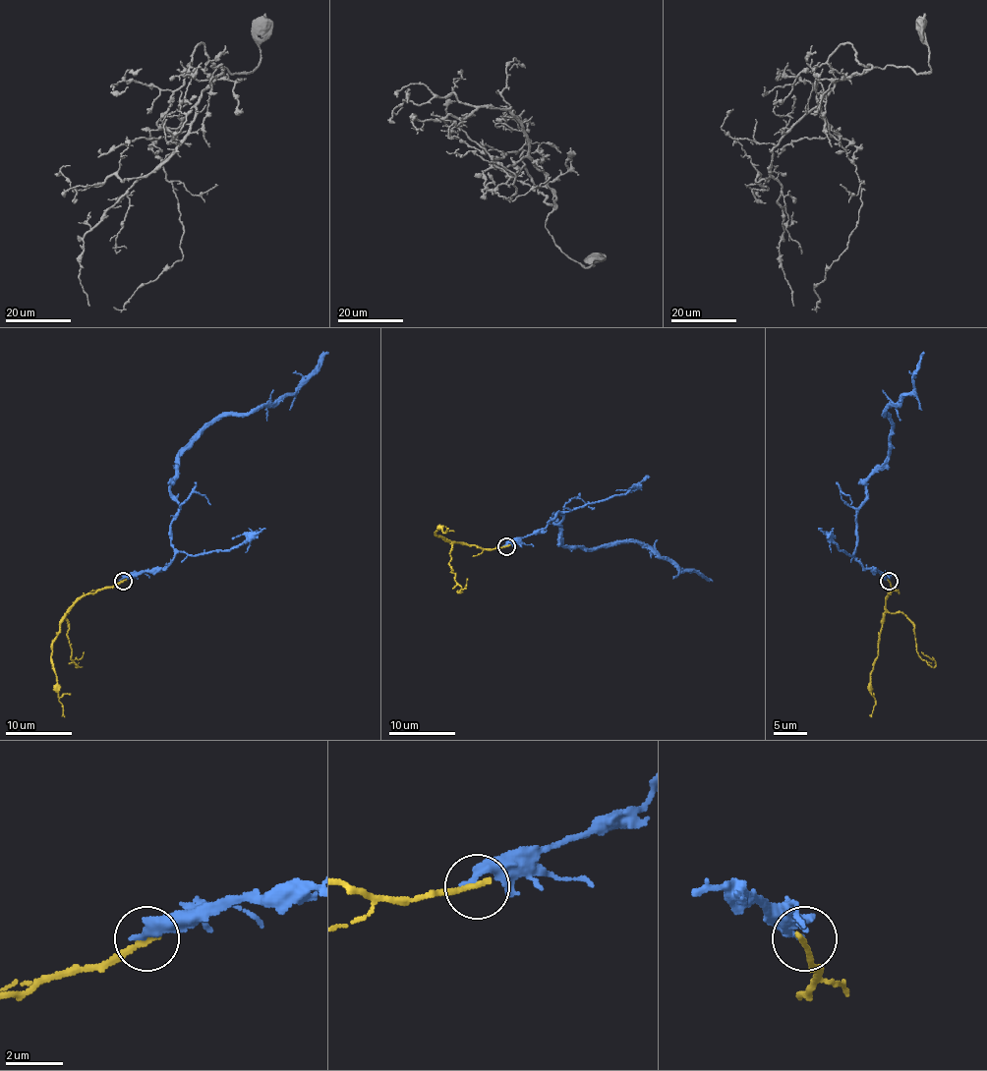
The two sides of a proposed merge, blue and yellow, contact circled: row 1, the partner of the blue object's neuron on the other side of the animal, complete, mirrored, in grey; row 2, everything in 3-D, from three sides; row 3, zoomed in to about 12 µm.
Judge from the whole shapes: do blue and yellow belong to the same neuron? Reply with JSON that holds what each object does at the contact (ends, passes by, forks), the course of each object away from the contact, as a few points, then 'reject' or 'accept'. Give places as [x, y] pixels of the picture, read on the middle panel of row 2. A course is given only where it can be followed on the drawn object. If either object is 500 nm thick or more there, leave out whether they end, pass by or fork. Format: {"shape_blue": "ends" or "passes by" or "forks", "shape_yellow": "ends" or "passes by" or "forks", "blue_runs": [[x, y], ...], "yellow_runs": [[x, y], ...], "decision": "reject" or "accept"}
{"shape_blue": "ends", "shape_yellow": "ends", "blue_runs": [[507, 545], [558, 512], [555, 524], [565, 545], [642, 542], [710, 581]], "yellow_runs": [[507, 545], [493, 549], [469, 545], [435, 535], [440, 528], [443, 533], [448, 528]], "decision": "reject"}

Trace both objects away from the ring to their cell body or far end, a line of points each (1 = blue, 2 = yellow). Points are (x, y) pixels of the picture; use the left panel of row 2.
1: (123, 581), (158, 572), (175, 556), (171, 479), (181, 452), (211, 424), (296, 391), (326, 351)
2: (123, 581), (85, 594), (60, 626), (51, 648), (51, 662), (65, 717)

